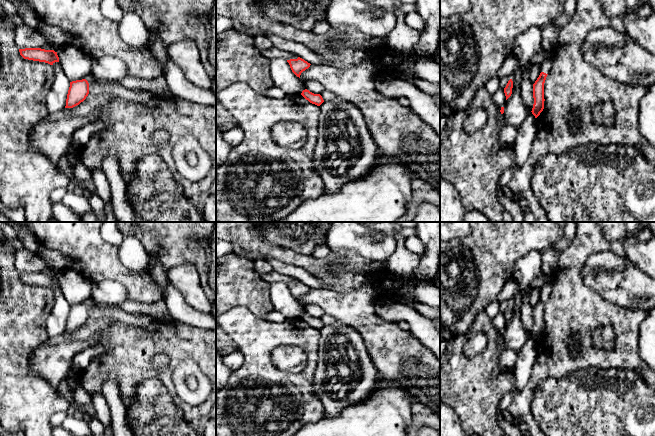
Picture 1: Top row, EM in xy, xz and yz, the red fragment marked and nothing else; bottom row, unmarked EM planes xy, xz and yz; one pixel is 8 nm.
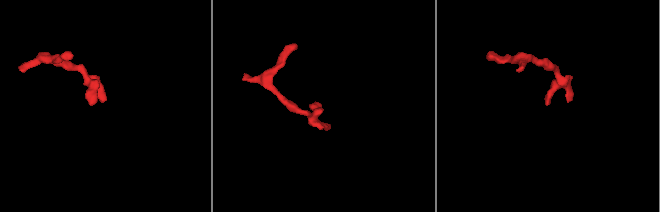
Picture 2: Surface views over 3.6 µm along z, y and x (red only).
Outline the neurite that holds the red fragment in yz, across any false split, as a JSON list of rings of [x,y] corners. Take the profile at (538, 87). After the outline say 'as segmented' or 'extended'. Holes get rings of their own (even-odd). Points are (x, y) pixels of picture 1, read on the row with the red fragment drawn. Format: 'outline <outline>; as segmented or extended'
outline [[[548,52],[548,56],[541,64],[541,73],[533,84],[534,104],[532,114],[537,118],[544,109],[544,83],[552,65],[552,52]]]; extended

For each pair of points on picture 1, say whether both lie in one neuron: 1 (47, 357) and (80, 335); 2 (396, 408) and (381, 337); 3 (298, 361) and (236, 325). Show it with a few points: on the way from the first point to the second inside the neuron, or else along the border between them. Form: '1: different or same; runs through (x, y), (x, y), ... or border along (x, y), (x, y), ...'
1: same; runs through (55, 355), (66, 345), (72, 343)
2: different; border along (380, 376), (387, 383), (399, 385), (412, 395)
3: different; border along (298, 345), (278, 345), (272, 351), (272, 359)

